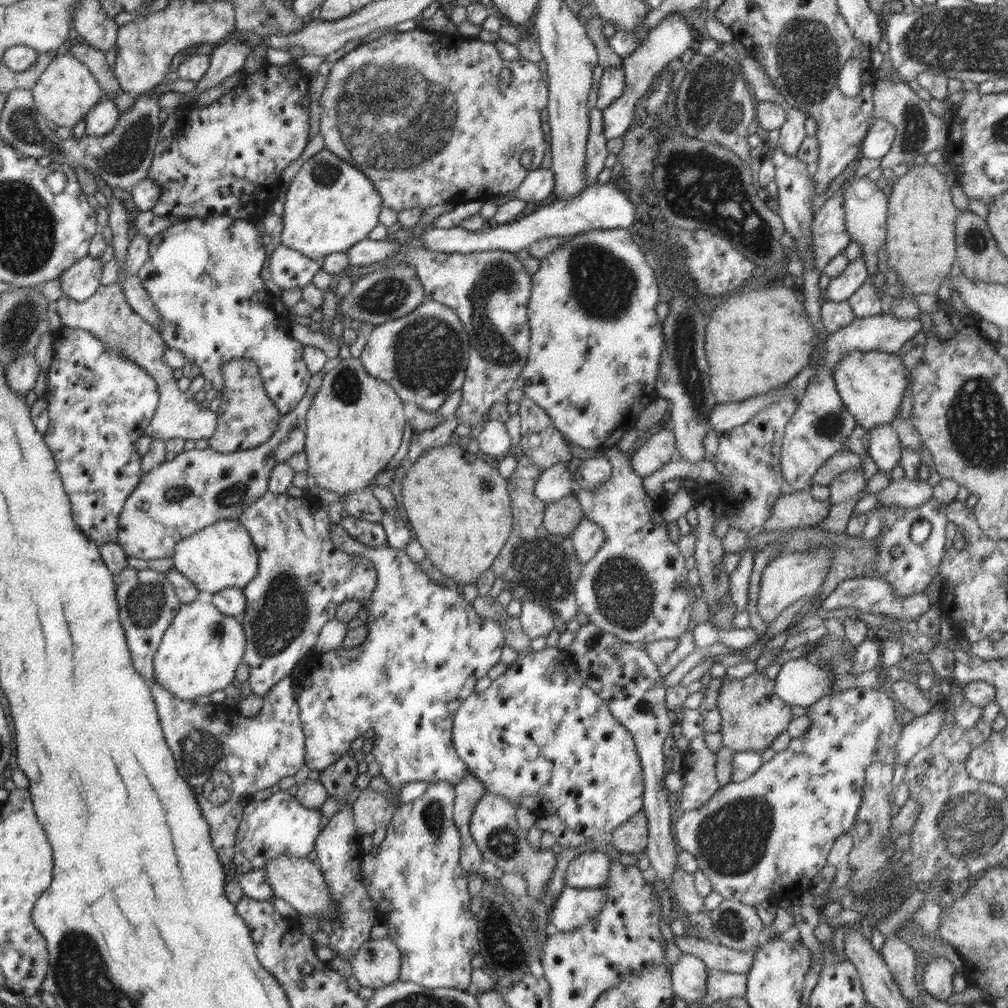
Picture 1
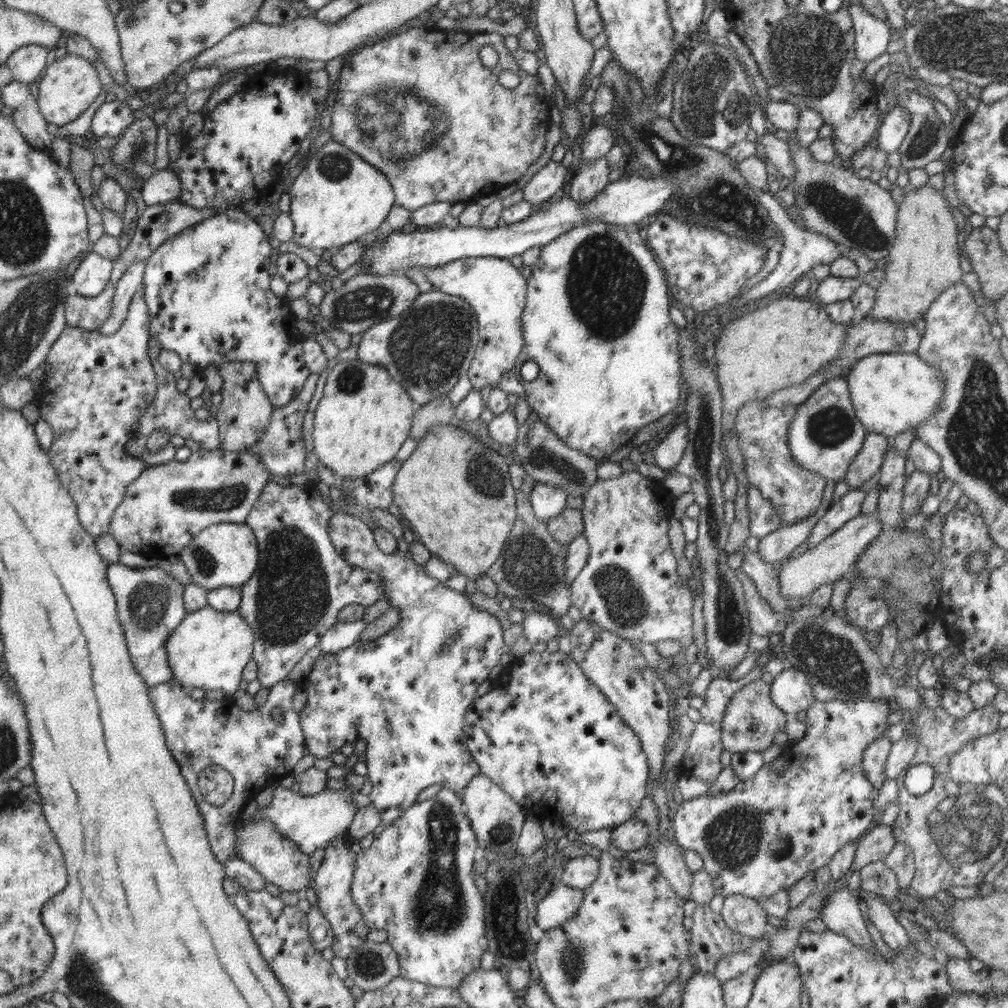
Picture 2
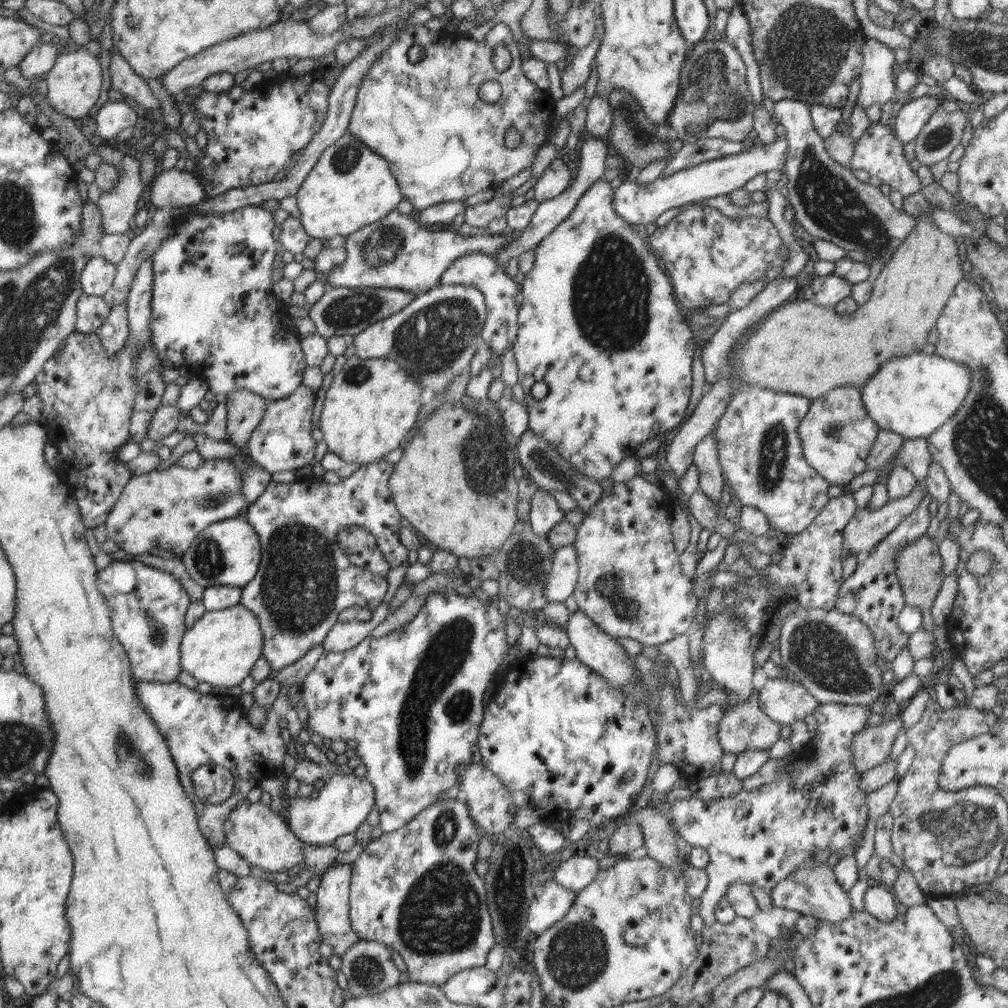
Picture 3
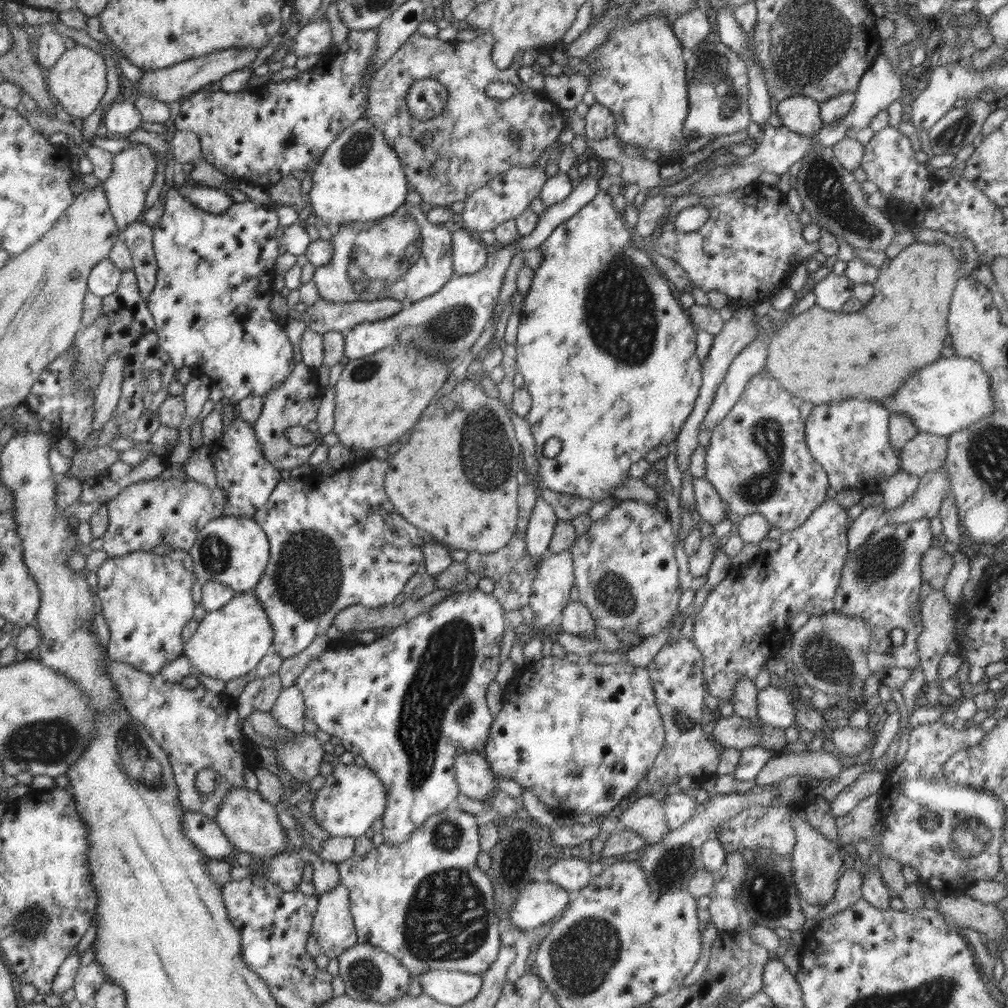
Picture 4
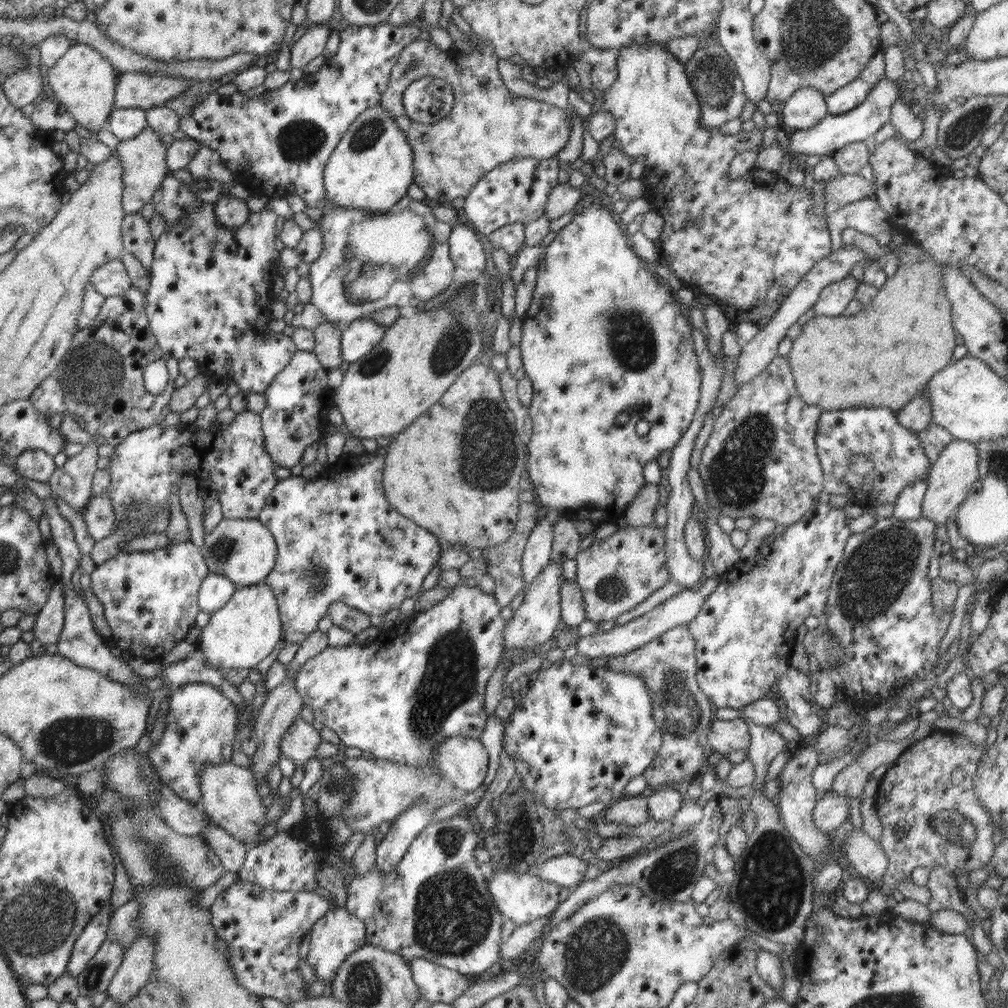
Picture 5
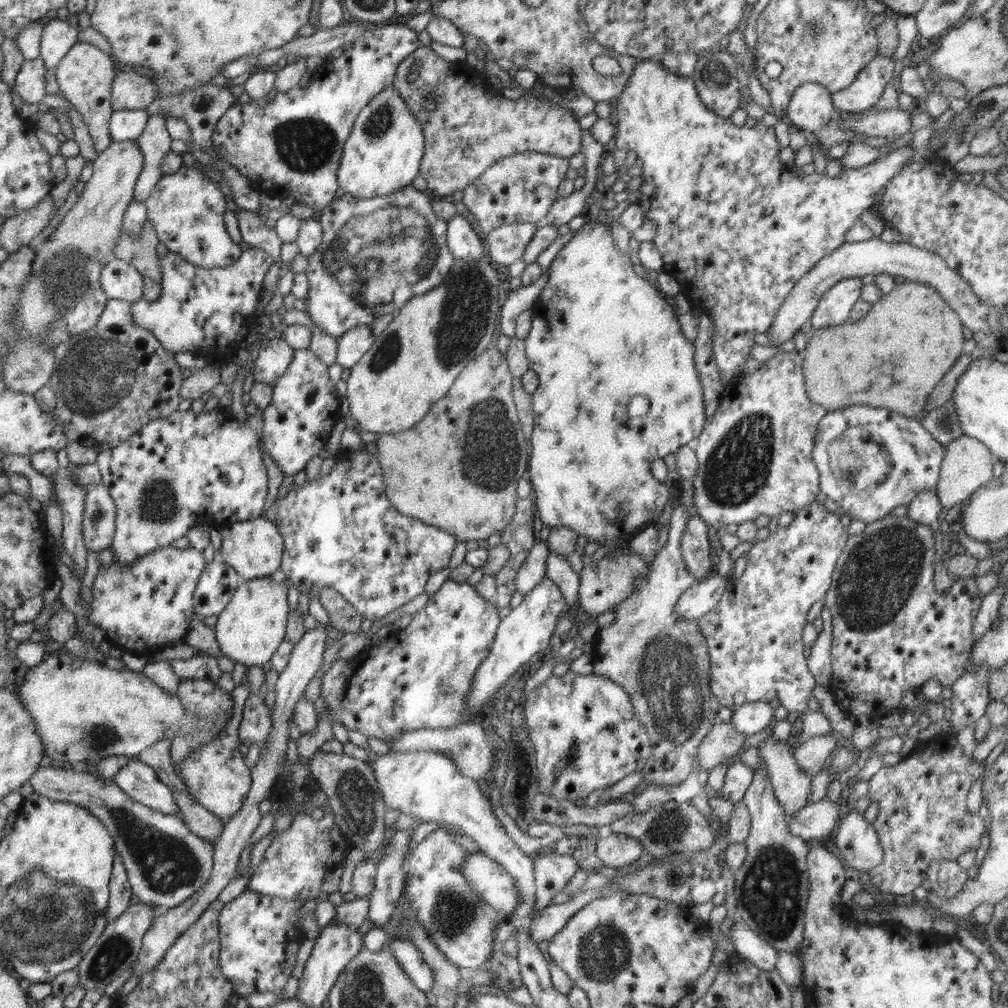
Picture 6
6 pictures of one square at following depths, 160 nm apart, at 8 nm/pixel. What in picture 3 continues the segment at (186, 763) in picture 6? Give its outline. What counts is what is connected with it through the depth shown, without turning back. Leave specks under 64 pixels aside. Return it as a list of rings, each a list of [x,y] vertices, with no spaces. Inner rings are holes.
[[[243,800],[226,819],[225,842],[232,850],[266,872],[283,872],[294,868],[303,859],[303,845],[289,829],[287,821],[261,801],[250,803]]]

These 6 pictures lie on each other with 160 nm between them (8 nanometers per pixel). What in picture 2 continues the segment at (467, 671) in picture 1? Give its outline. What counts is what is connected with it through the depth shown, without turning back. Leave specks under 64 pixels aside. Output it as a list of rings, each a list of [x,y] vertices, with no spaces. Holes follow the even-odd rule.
[[[334,513],[328,523],[328,530],[332,544],[336,549],[339,556],[346,560],[347,564],[354,567],[376,572],[380,579],[384,580],[384,597],[390,601],[390,608],[397,609],[400,615],[400,624],[396,628],[392,628],[387,634],[379,639],[372,640],[365,643],[354,643],[352,647],[345,648],[344,651],[337,653],[327,653],[321,651],[318,659],[312,666],[311,672],[304,680],[306,686],[304,690],[308,692],[308,704],[306,708],[302,708],[299,714],[299,721],[305,736],[305,744],[307,745],[308,752],[316,756],[316,758],[330,758],[334,750],[342,748],[344,744],[352,744],[356,740],[366,740],[368,748],[366,749],[368,779],[372,782],[372,791],[369,798],[372,803],[377,806],[384,824],[387,826],[392,824],[398,817],[401,818],[402,813],[406,808],[410,808],[416,802],[416,797],[420,794],[421,790],[428,788],[431,784],[440,784],[444,788],[449,788],[455,793],[462,792],[463,788],[478,775],[479,766],[474,762],[468,747],[465,745],[465,737],[463,736],[463,720],[466,708],[470,706],[470,702],[474,702],[476,698],[476,688],[489,678],[490,671],[494,668],[500,667],[499,660],[502,655],[508,652],[508,648],[503,640],[503,631],[498,619],[493,614],[490,614],[486,608],[474,607],[472,602],[462,592],[450,590],[439,580],[432,578],[422,570],[422,566],[416,564],[412,559],[407,559],[396,553],[386,554],[382,552],[374,540],[372,528],[364,523],[360,518],[344,513]]]

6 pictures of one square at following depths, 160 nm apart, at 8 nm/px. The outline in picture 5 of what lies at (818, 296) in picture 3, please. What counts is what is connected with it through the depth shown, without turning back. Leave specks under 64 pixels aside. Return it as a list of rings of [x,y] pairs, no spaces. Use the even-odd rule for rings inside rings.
[[[852,276],[834,281],[823,288],[813,309],[816,315],[840,316],[848,303],[855,298],[859,283]]]

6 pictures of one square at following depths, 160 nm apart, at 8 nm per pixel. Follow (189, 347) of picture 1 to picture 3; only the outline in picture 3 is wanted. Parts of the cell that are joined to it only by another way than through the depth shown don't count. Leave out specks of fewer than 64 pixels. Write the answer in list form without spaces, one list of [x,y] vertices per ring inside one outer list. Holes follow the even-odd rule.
[[[252,204],[237,208],[237,210],[216,215],[205,213],[192,215],[186,218],[186,224],[175,232],[172,236],[162,240],[158,250],[151,256],[153,264],[153,293],[151,298],[151,319],[150,319],[150,341],[155,346],[158,357],[170,362],[174,368],[186,367],[192,375],[203,378],[209,386],[209,390],[214,394],[225,394],[246,389],[261,396],[267,402],[280,400],[294,392],[302,383],[302,372],[307,364],[301,349],[301,338],[297,334],[294,319],[287,312],[287,306],[276,300],[273,293],[272,268],[274,268],[274,256],[279,245],[272,237],[275,227],[274,214],[267,212],[260,207],[260,204]]]

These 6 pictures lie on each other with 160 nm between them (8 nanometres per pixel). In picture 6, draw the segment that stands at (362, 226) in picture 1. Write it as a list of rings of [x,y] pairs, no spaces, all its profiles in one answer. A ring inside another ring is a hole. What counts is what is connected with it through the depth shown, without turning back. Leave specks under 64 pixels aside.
[[[394,86],[384,89],[358,114],[337,168],[340,190],[356,198],[387,196],[411,184],[424,157],[424,133]]]

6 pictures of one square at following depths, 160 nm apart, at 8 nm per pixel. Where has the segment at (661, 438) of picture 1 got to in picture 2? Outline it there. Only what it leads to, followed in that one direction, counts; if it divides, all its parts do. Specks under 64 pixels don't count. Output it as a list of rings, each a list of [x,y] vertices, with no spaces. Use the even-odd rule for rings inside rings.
[[[684,423],[676,425],[653,450],[656,466],[670,469],[678,465],[687,445],[688,427]]]

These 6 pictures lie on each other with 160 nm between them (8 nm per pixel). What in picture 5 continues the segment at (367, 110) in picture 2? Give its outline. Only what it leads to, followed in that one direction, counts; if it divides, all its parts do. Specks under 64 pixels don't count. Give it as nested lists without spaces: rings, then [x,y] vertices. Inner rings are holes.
[[[419,39],[406,45],[402,49],[398,62],[390,71],[390,84],[385,92],[382,92],[380,104],[382,109],[394,119],[394,123],[402,129],[403,135],[414,152],[413,183],[417,184],[425,192],[425,196],[439,204],[454,200],[454,198],[466,198],[471,188],[493,168],[510,161],[521,159],[550,159],[556,157],[560,150],[564,149],[573,136],[572,122],[569,114],[553,105],[542,101],[518,97],[511,94],[502,83],[497,67],[498,62],[495,48],[488,44],[475,45],[473,52],[466,54],[457,49],[442,51],[432,41]],[[424,77],[440,78],[448,82],[453,92],[454,105],[450,113],[433,125],[414,124],[406,110],[403,109],[403,93],[406,88]]]

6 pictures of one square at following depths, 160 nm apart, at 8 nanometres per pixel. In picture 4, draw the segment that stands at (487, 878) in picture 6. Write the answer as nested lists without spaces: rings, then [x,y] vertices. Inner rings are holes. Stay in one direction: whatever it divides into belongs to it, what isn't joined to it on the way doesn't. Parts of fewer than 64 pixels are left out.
[[[550,881],[532,882],[522,890],[522,896],[516,900],[510,910],[510,918],[522,930],[530,931],[539,928],[557,918],[565,910],[573,894],[565,888]]]

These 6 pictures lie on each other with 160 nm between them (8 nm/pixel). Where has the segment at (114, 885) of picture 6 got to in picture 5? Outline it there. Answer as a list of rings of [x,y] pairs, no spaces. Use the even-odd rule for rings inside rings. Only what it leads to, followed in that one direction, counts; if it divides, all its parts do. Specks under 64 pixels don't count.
[[[109,900],[102,907],[99,914],[92,917],[83,931],[78,935],[74,943],[71,960],[67,964],[67,974],[77,978],[85,969],[88,961],[97,953],[101,944],[106,940],[108,923],[113,912],[110,914]]]

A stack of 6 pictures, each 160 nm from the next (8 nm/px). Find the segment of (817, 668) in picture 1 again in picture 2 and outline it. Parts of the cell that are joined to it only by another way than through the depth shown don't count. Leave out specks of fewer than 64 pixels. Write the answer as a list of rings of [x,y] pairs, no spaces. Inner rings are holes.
[[[787,666],[771,684],[770,700],[778,706],[788,718],[796,717],[801,711],[807,711],[815,702],[809,678],[796,667]]]

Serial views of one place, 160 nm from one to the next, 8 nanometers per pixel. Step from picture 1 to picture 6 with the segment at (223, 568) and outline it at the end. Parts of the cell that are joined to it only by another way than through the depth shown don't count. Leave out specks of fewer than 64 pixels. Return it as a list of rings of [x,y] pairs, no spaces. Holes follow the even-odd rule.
[[[264,516],[221,528],[222,545],[217,559],[226,562],[242,580],[270,577],[282,564],[283,538],[276,525]]]

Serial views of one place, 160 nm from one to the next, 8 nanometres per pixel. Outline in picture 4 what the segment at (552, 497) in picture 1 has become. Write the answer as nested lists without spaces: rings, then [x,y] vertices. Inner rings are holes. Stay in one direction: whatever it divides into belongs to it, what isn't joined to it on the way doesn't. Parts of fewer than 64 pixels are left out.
[[[538,497],[524,530],[525,548],[529,552],[530,558],[540,562],[548,554],[547,548],[558,521],[552,506],[546,503],[542,497]]]

